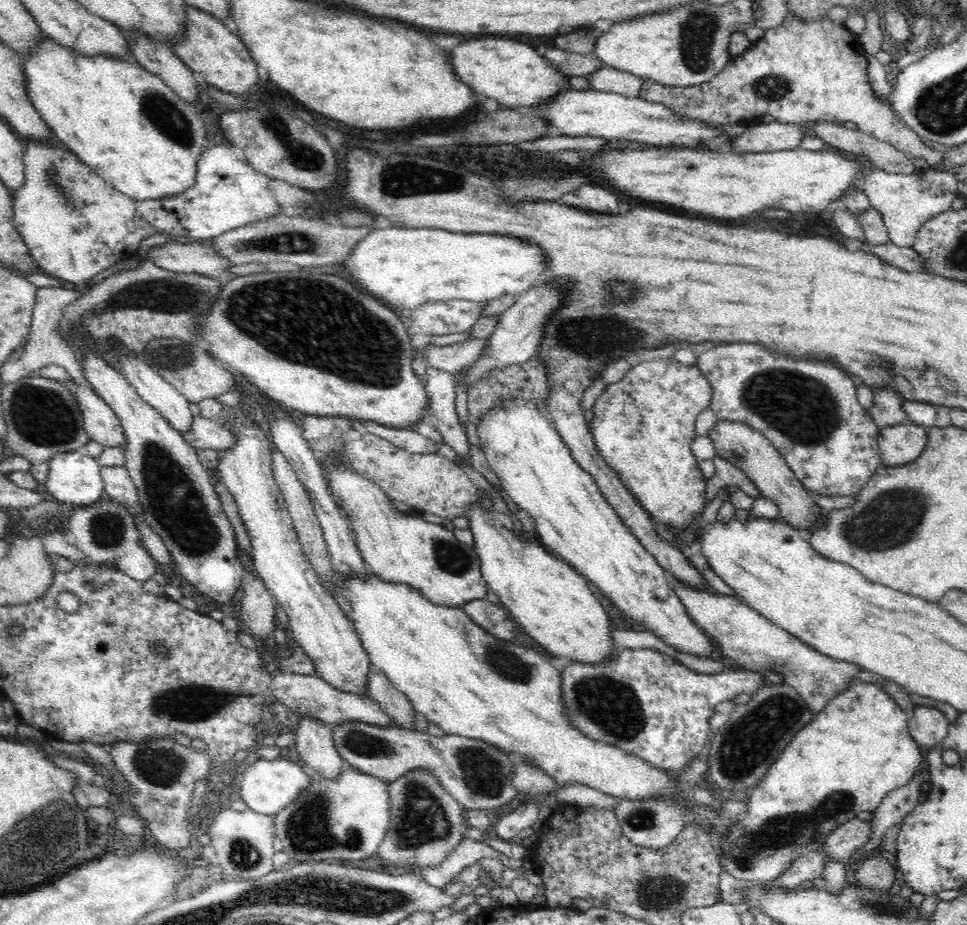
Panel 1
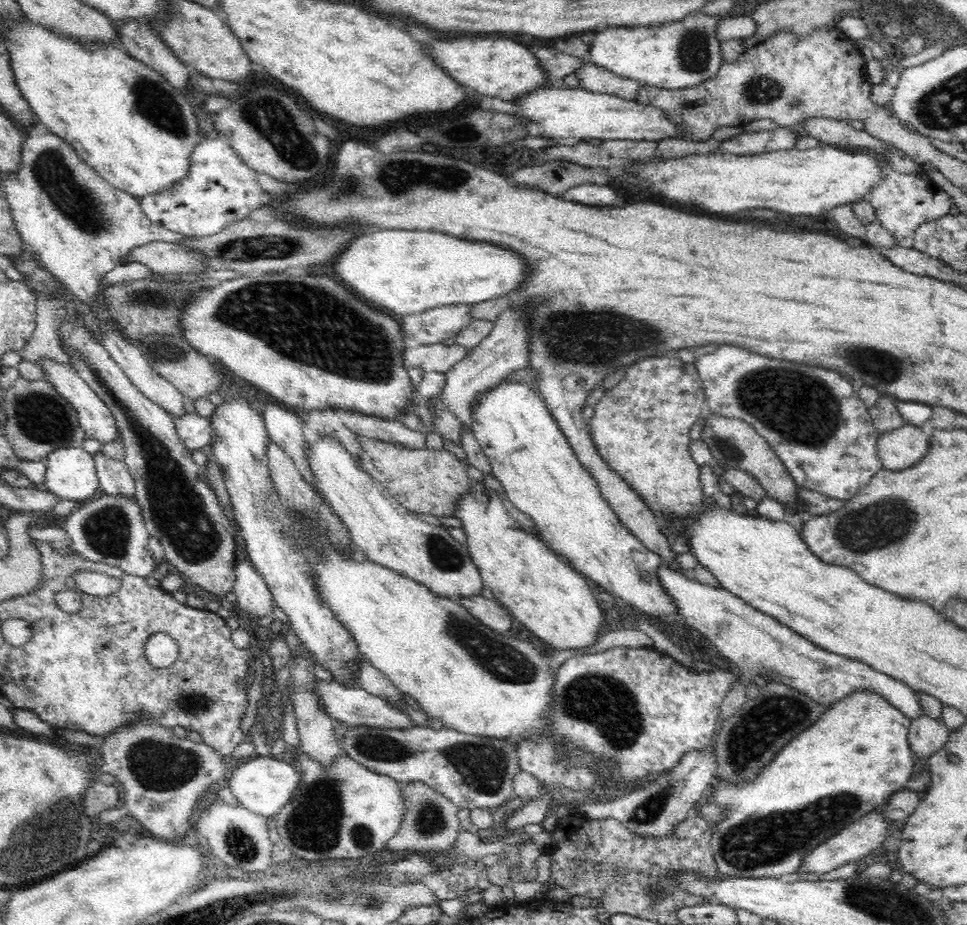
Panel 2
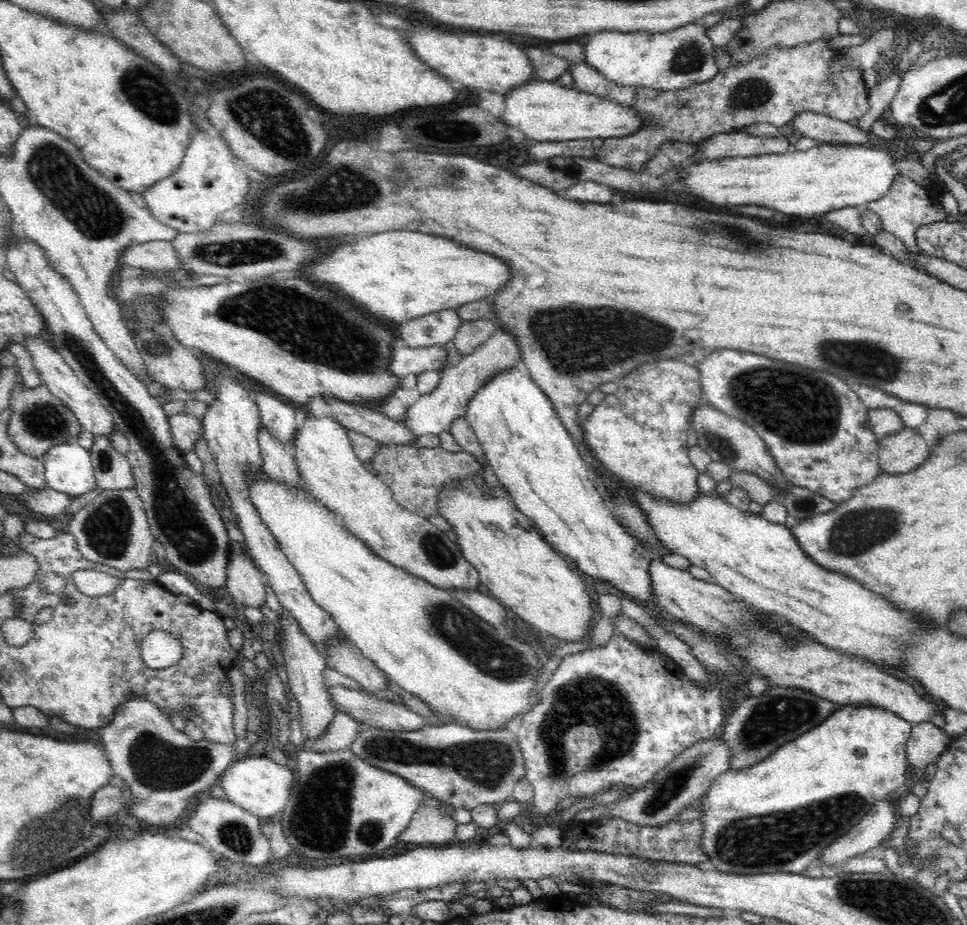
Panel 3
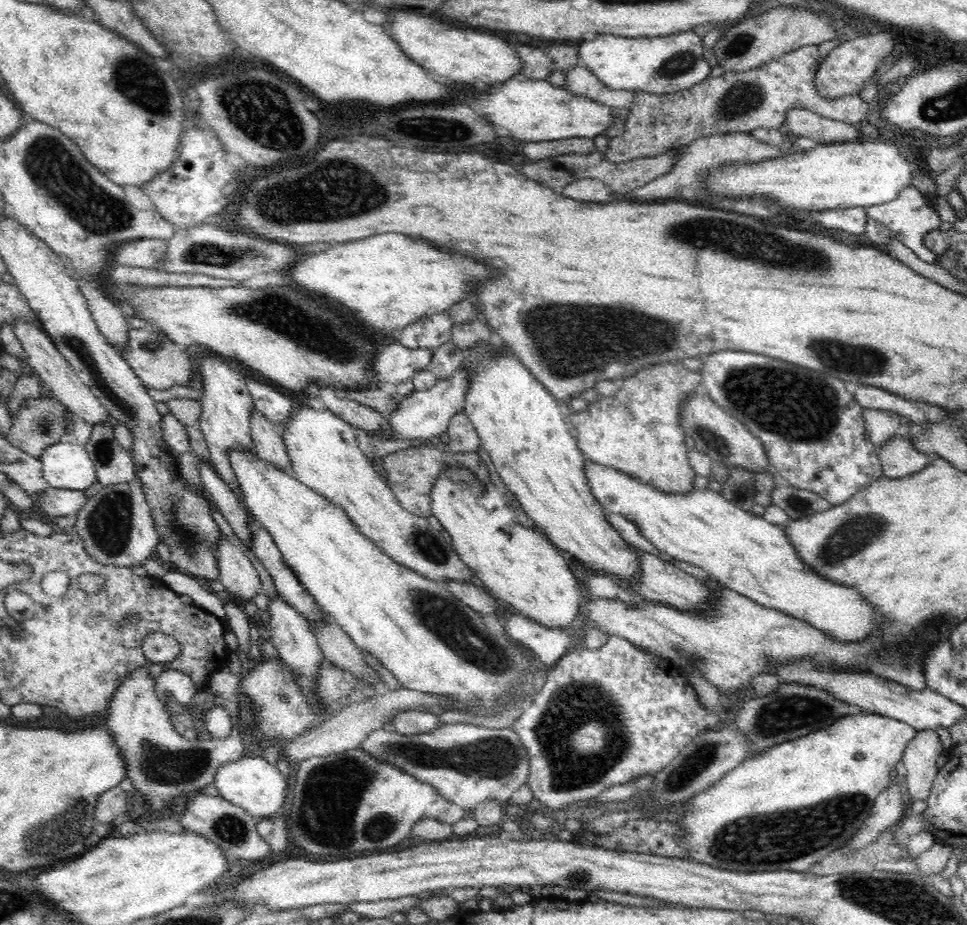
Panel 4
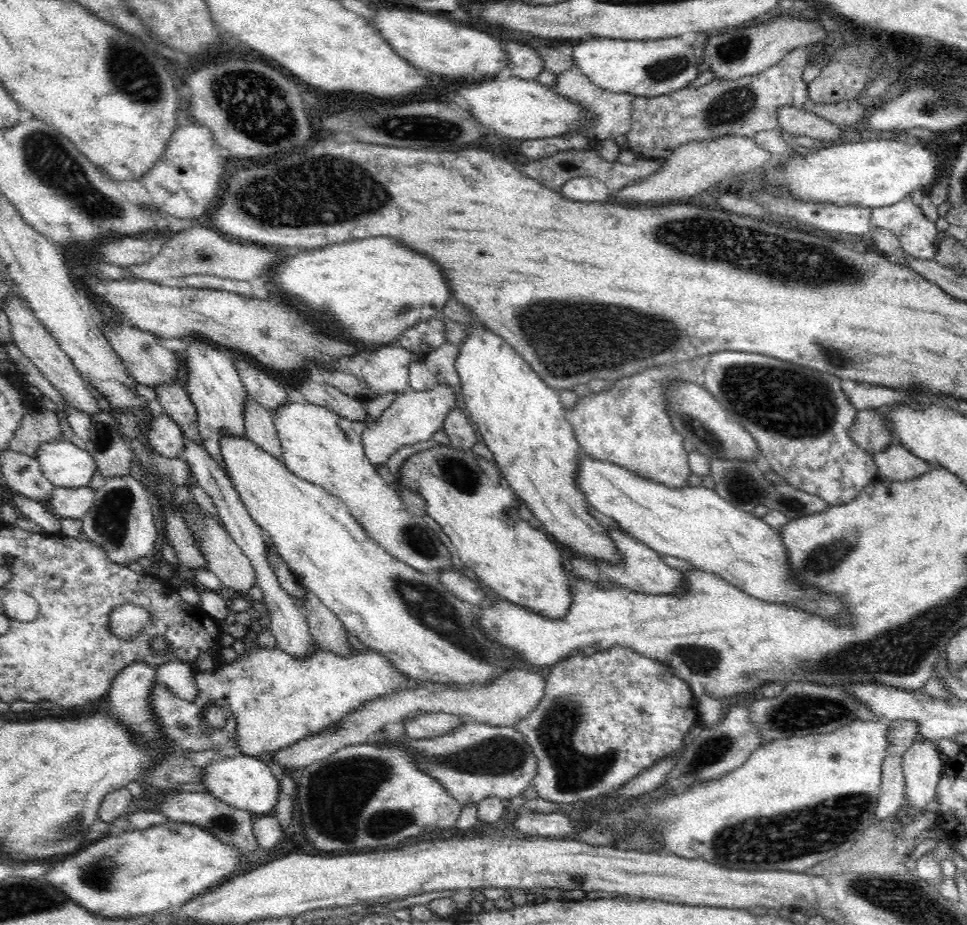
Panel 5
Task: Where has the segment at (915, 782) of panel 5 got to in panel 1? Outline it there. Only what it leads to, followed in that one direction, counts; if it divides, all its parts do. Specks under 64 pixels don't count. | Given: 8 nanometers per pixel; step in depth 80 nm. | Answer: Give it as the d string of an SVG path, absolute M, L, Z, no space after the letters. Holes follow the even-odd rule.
M916 706L909 719L912 739L922 750L932 750L941 744L948 735L950 722L941 710L932 707Z

